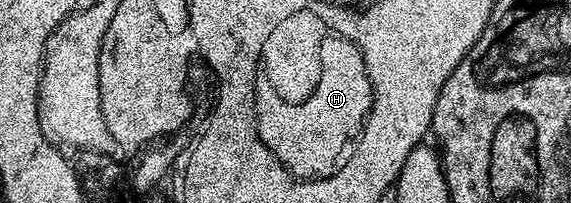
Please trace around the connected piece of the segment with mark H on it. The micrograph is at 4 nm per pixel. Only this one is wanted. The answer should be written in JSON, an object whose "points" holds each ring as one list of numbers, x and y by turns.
{"points":[[322,22,317,46,317,79,313,88,298,99,283,98,281,91,274,90,276,84,272,75,268,74,268,67,261,67,265,72,265,81,270,82,273,90,268,95,267,105,257,112,257,136,267,145,267,149,271,149,285,170,294,179,302,181,325,179,337,170,373,104,373,86,361,51,355,44,342,35,336,35]]}

